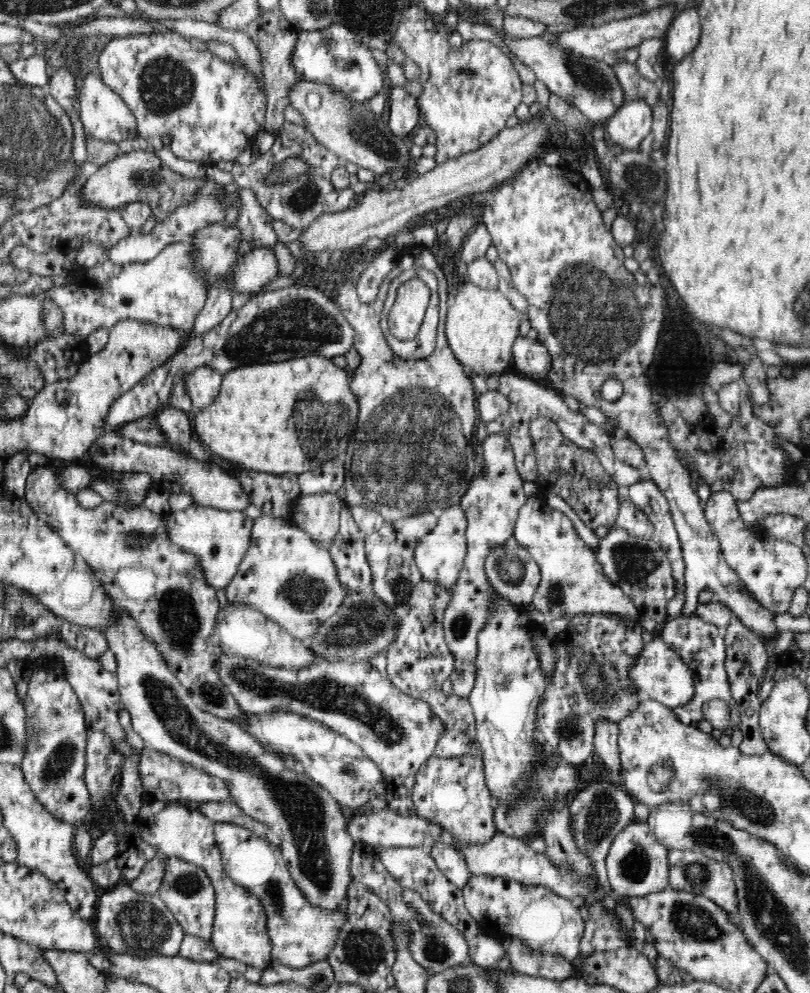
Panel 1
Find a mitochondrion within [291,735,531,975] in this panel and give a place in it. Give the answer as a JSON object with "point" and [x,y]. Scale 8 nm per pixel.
{"point":[436,949]}

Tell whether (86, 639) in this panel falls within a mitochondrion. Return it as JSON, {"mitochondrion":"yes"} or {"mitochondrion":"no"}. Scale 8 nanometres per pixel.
{"mitochondrion":"no"}

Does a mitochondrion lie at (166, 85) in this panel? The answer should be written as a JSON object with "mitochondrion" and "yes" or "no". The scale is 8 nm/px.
{"mitochondrion":"yes"}

